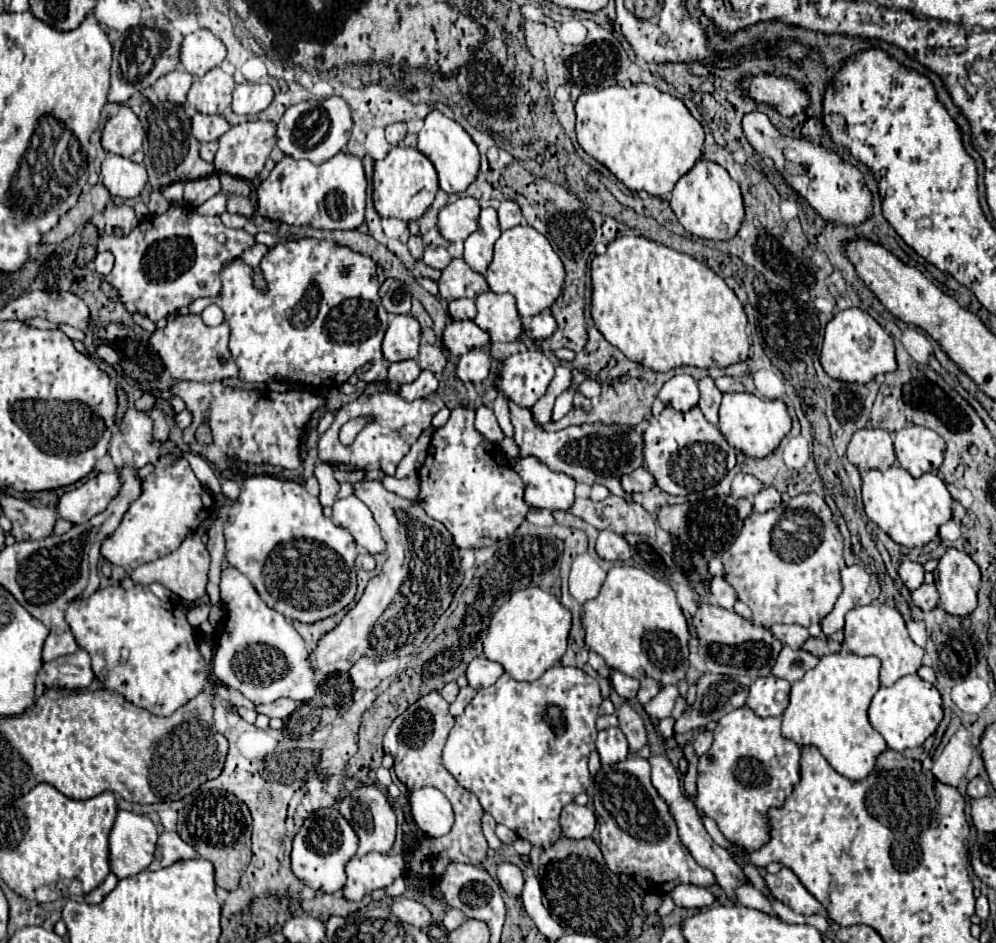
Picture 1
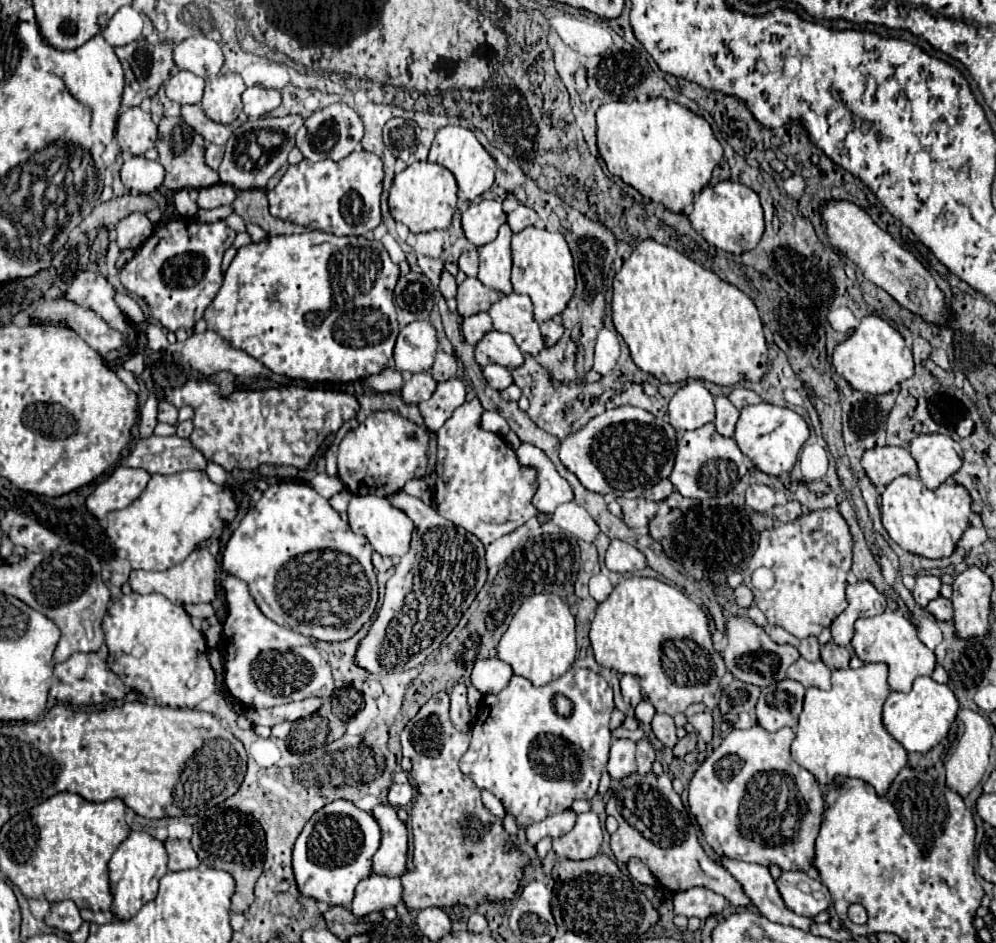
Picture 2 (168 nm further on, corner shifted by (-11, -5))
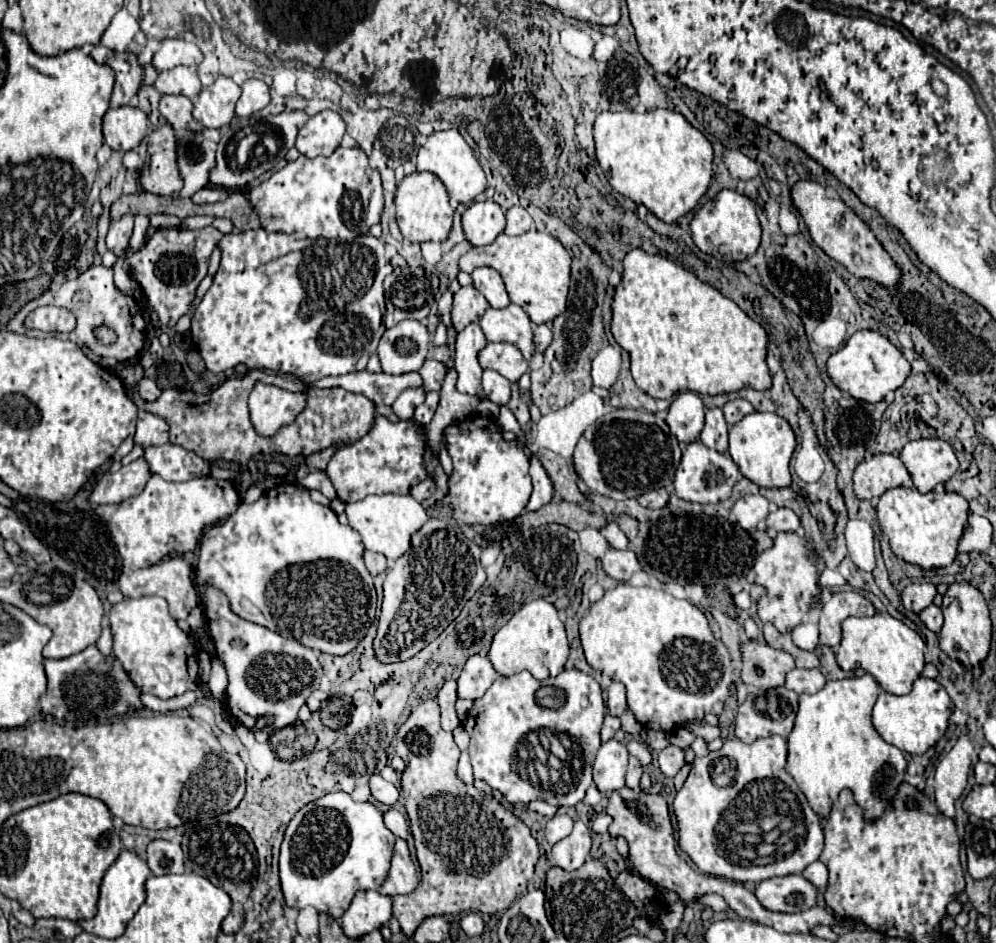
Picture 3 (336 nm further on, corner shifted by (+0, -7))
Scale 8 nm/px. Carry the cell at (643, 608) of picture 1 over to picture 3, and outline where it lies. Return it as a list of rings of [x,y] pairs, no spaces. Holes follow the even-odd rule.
[[[618,583],[596,601],[588,615],[580,621],[580,641],[586,661],[592,669],[610,675],[614,681],[626,685],[628,707],[646,729],[672,731],[688,719],[702,719],[706,713],[722,713],[732,683],[730,655],[722,641],[716,641],[706,615],[690,601],[676,599],[660,589],[632,587]]]

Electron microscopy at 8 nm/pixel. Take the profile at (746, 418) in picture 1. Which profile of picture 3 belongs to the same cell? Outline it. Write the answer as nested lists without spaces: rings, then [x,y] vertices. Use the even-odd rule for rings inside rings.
[[[750,413],[730,427],[728,453],[736,461],[740,473],[760,487],[788,487],[788,463],[796,447],[796,435],[786,419],[776,413]]]

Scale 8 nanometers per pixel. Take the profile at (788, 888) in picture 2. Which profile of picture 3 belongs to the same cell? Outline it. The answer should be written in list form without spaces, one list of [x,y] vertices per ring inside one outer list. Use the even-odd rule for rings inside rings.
[[[802,875],[770,877],[758,883],[754,895],[768,911],[798,913],[816,905],[816,887]]]

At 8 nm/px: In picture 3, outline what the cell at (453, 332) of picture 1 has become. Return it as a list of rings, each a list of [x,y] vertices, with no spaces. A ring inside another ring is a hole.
[[[488,343],[478,353],[478,363],[482,369],[494,369],[512,383],[518,381],[528,371],[528,361],[510,343]]]

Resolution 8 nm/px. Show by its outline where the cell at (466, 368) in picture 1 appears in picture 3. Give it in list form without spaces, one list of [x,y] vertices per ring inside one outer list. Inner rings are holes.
[[[484,369],[482,389],[484,395],[496,405],[506,405],[510,399],[510,381],[492,369]]]

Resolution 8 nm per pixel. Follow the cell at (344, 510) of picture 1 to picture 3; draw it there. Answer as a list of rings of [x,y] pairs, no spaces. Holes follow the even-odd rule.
[[[396,493],[368,495],[356,503],[348,503],[346,515],[348,525],[360,533],[364,547],[368,551],[382,553],[390,561],[402,557],[410,549],[410,535],[418,531],[428,519],[422,503],[418,503],[410,495],[396,495]]]

